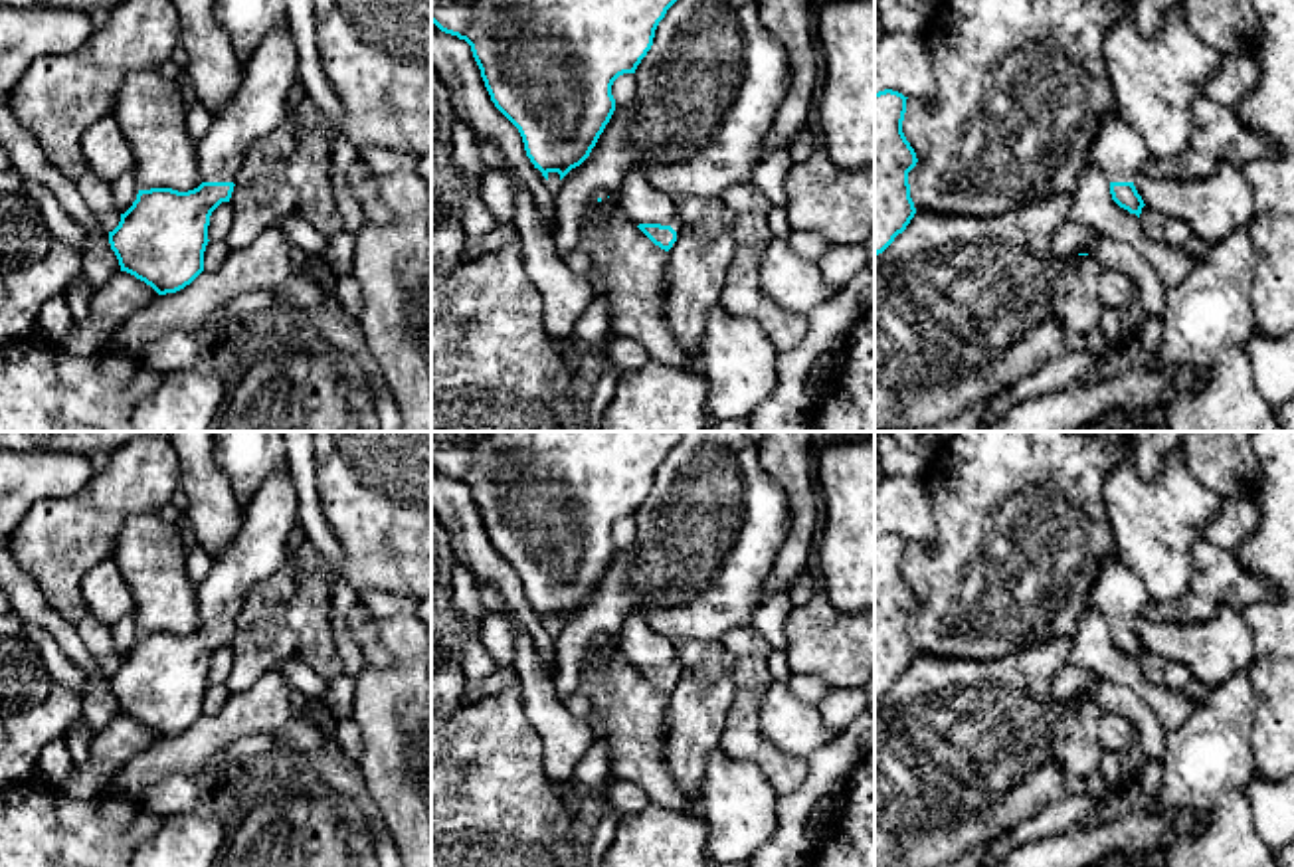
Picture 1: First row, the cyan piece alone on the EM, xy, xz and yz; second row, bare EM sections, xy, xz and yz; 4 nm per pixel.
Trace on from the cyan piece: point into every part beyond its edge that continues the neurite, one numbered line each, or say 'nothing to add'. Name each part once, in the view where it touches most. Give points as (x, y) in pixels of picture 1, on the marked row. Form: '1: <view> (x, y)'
1: xy (258, 107)

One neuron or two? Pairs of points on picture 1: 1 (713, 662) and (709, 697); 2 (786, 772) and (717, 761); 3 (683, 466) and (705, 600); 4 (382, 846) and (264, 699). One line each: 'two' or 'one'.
1: one
2: two
3: one
4: one

